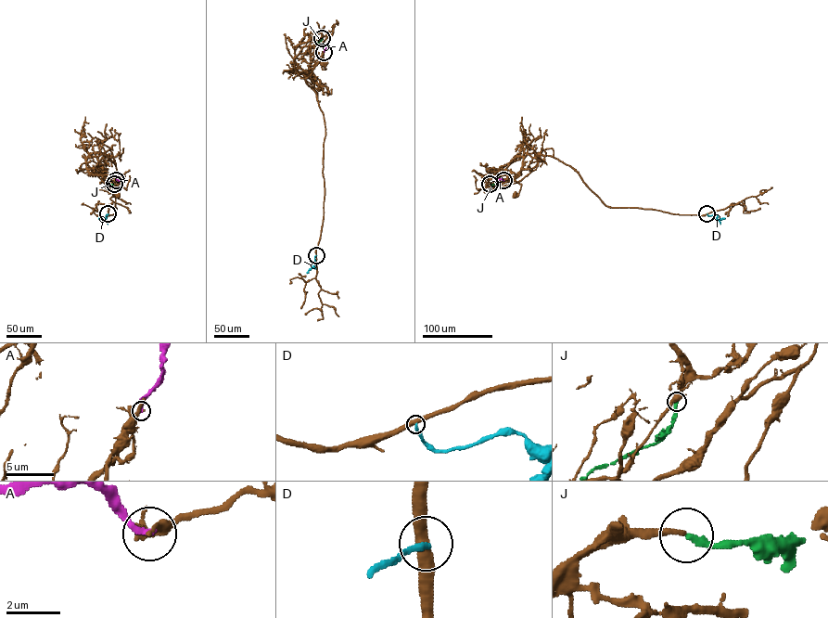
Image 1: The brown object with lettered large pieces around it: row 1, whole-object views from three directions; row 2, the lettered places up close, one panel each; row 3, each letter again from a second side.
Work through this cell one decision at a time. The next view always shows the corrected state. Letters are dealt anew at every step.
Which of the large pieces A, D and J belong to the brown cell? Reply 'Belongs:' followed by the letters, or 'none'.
Belongs: J

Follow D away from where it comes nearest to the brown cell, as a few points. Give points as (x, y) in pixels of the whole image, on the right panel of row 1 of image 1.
D: (707, 213), (715, 214), (718, 219), (724, 218)

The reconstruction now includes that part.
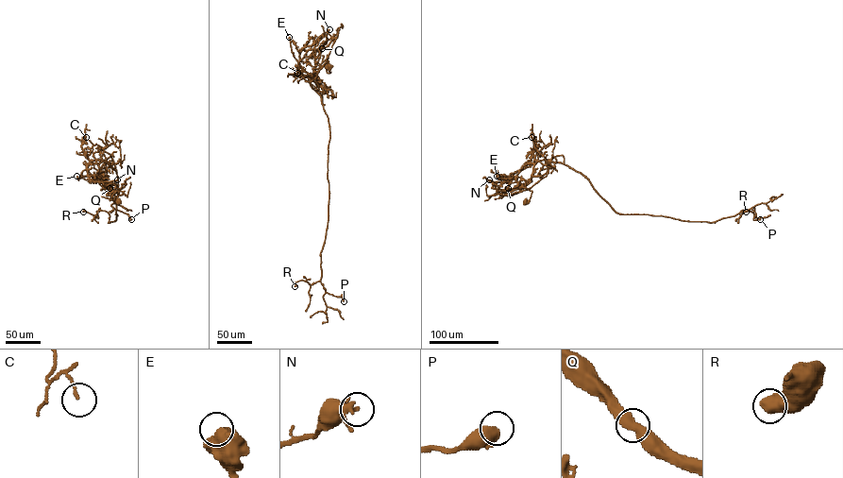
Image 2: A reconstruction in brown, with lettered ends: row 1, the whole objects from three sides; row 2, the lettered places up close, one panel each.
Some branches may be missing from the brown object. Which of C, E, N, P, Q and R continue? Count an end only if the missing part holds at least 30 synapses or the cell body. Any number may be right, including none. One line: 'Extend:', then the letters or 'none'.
Extend: none

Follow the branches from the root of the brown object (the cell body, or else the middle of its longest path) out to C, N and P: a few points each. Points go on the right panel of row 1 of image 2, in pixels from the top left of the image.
C: (526, 201), (529, 202), (531, 192), (523, 187), (532, 177), (531, 155), (534, 144), (532, 131), (531, 137)
N: (526, 201), (529, 202), (531, 191), (523, 187), (531, 179), (524, 185), (507, 193), (509, 181), (489, 179)
P: (526, 201), (531, 191), (523, 187), (560, 162), (619, 213), (712, 222), (751, 208), (760, 219)

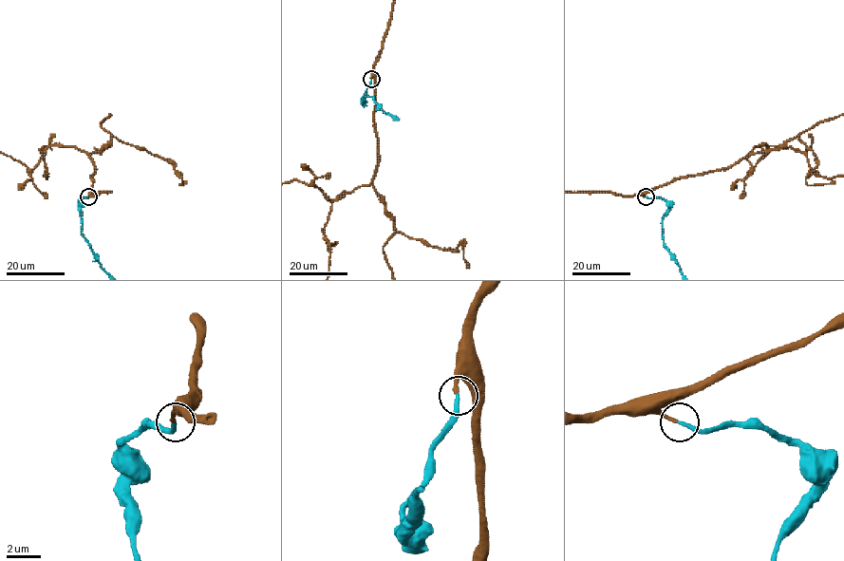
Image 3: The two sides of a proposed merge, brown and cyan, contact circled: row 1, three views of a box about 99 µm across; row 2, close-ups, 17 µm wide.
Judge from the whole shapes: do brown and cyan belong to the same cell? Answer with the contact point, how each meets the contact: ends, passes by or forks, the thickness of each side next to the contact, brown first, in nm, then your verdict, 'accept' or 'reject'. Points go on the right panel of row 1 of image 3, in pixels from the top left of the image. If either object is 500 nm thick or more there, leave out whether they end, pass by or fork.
(646, 196) | brown ends | cyan ends | 220/220 nm | accept

